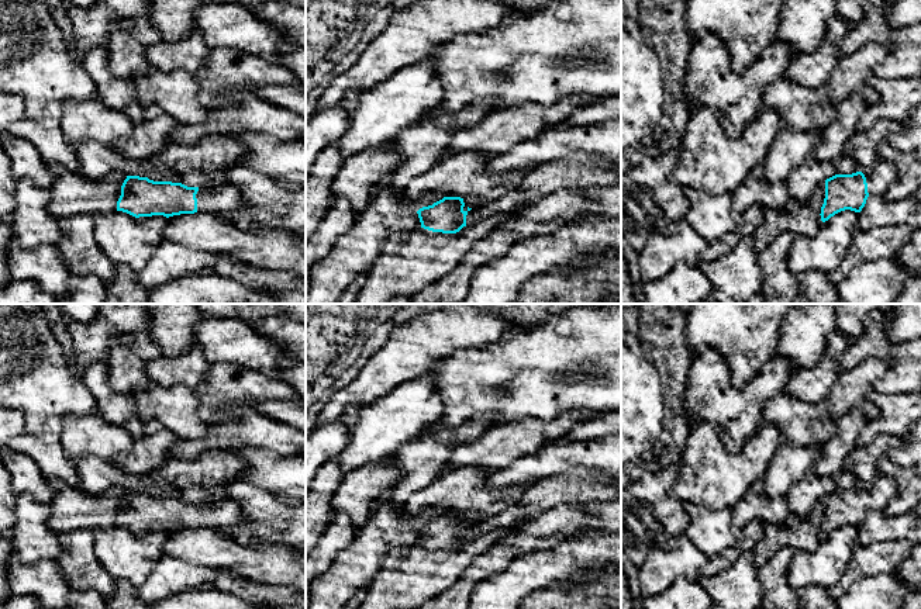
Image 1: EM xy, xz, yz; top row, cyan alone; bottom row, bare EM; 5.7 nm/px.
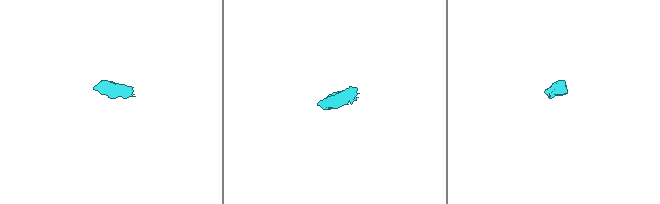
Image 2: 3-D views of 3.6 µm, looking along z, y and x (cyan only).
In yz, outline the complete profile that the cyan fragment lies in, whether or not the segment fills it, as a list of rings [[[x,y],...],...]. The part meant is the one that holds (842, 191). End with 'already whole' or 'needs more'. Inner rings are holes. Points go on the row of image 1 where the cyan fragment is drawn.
[[[879,159],[866,174],[856,172],[827,179],[821,221],[825,222],[845,210],[860,212],[869,195],[884,195],[898,179],[897,167],[883,159]]] | needs more

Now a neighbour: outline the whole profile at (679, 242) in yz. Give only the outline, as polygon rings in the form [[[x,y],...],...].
[[[683,219],[655,233],[639,252],[641,278],[655,283],[665,277],[679,262],[697,266],[708,241]]]

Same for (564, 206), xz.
[[[562,188],[531,203],[479,239],[453,270],[414,294],[411,304],[460,304],[476,269],[503,257],[514,243],[587,215],[591,208],[586,190],[579,188]]]

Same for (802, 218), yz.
[[[818,186],[807,200],[790,198],[782,210],[765,208],[762,224],[751,232],[753,249],[759,253],[780,232],[791,232],[796,236],[814,236],[822,225],[820,214],[824,198],[825,190]]]

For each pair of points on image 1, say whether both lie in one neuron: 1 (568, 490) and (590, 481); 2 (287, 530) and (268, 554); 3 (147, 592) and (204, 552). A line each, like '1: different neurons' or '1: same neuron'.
1: same neuron
2: different neurons
3: different neurons

